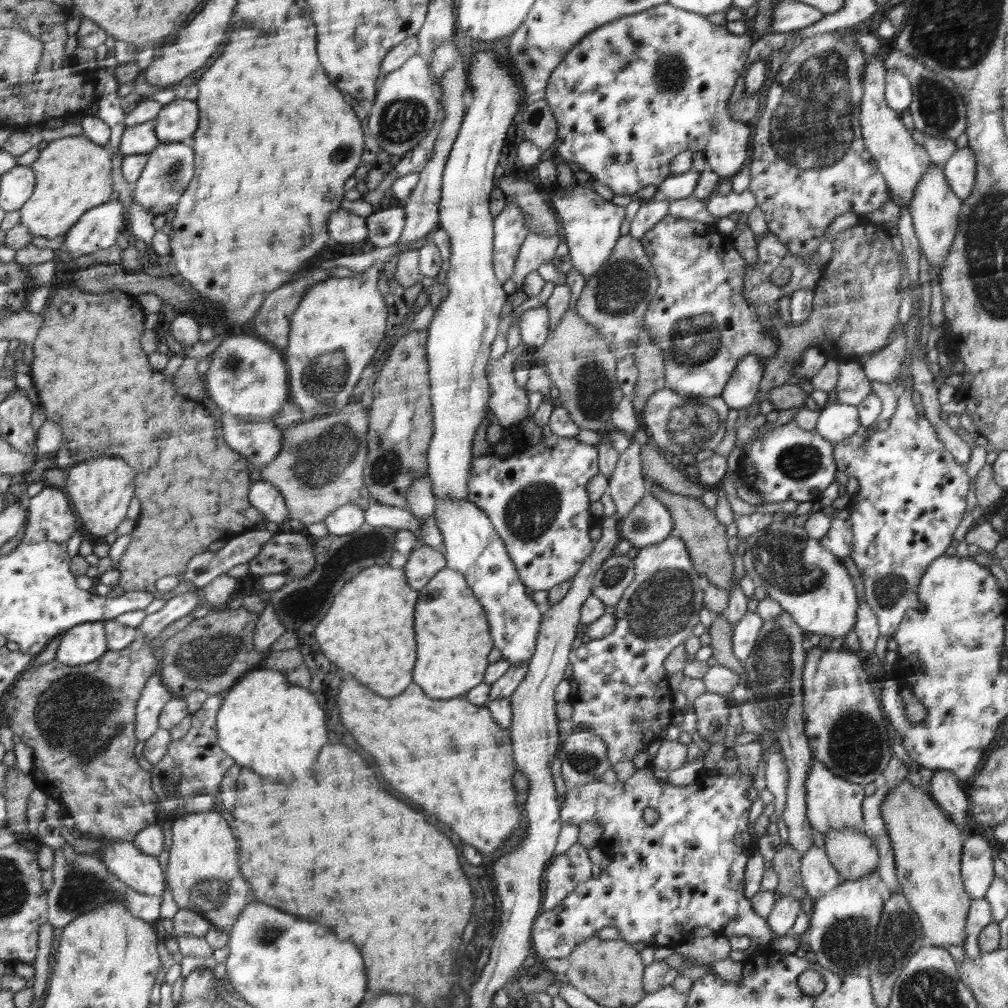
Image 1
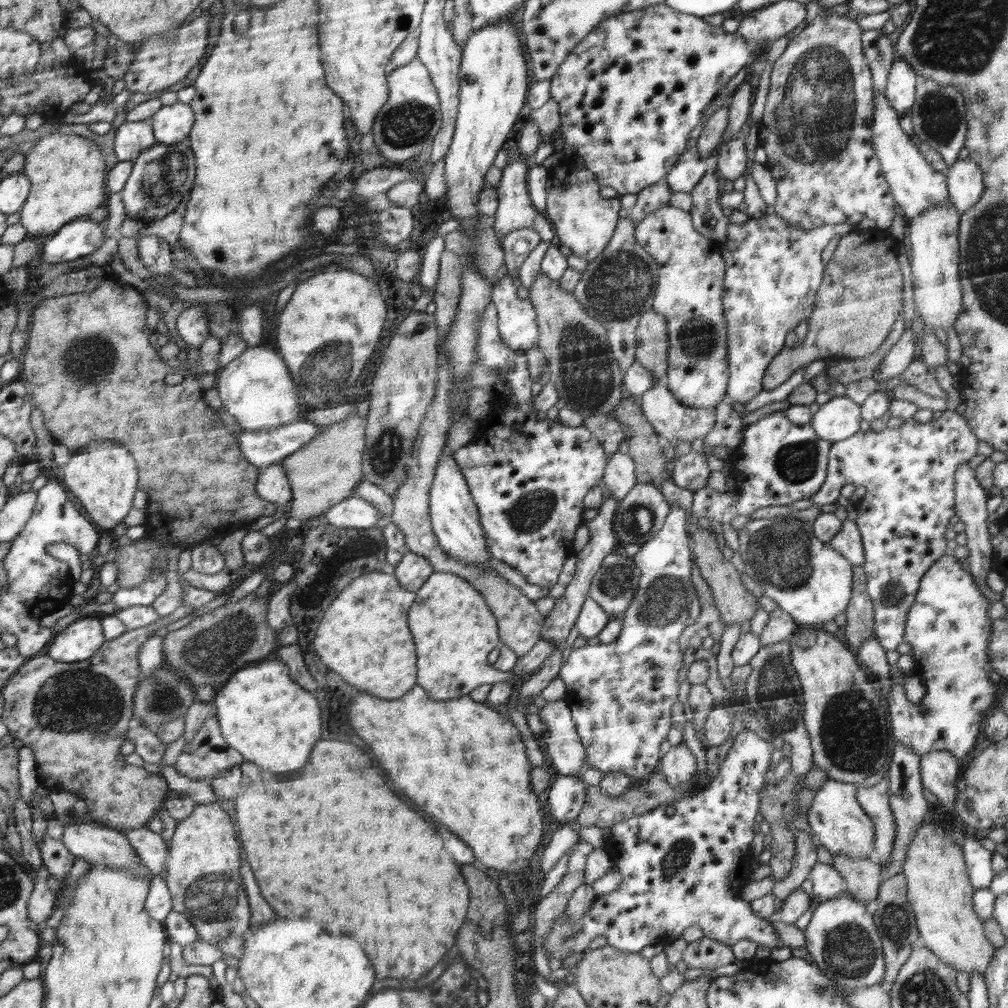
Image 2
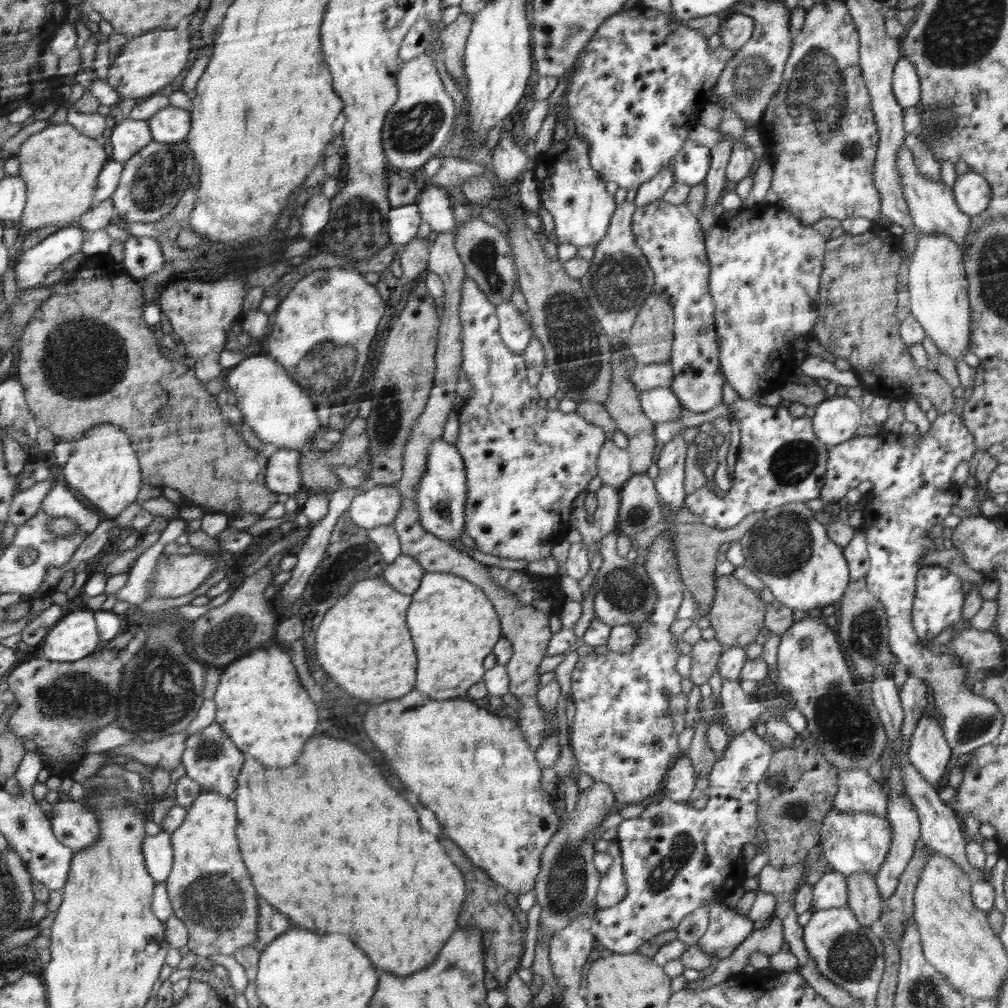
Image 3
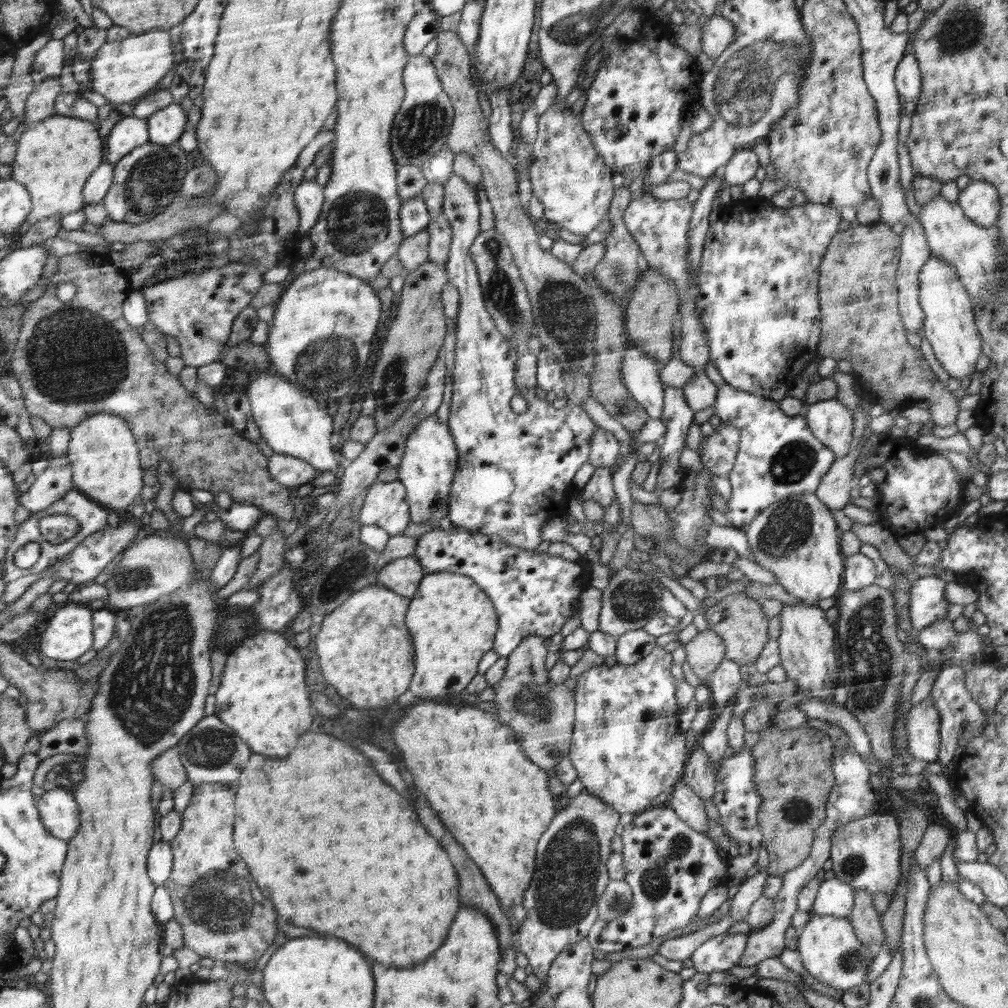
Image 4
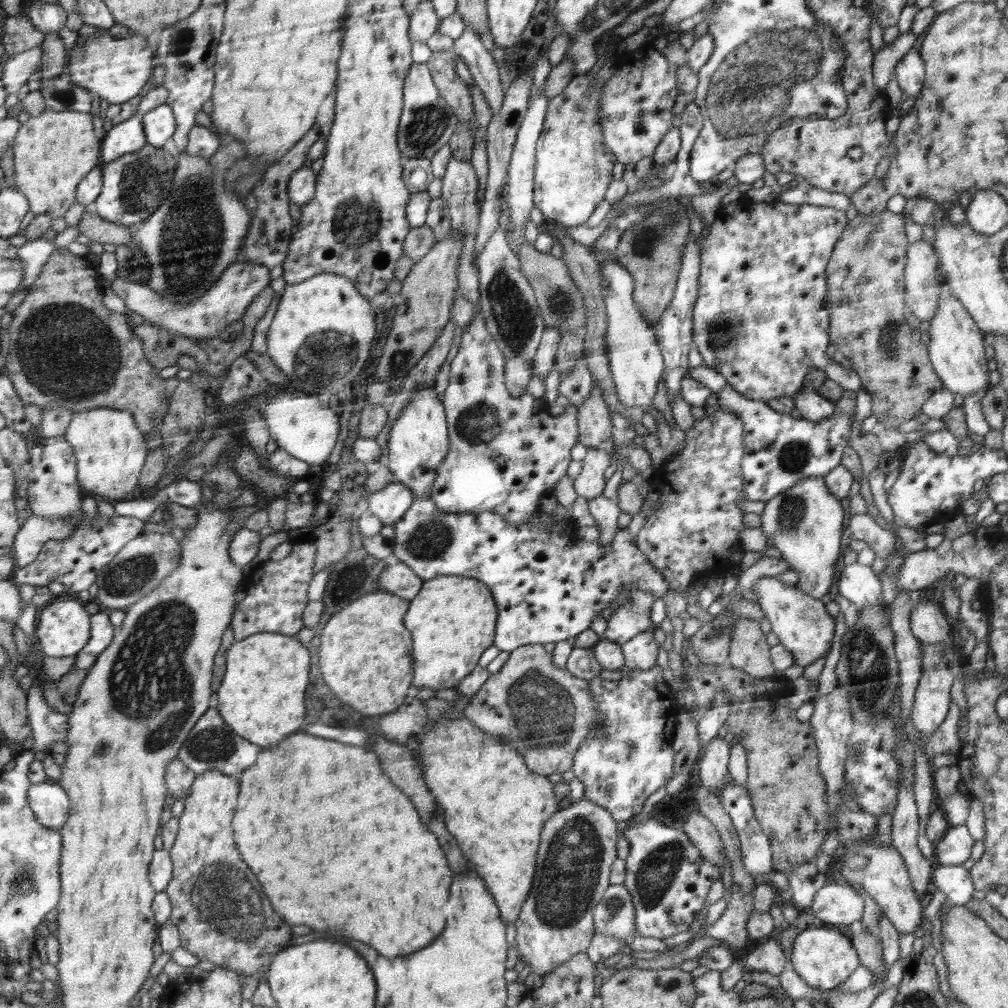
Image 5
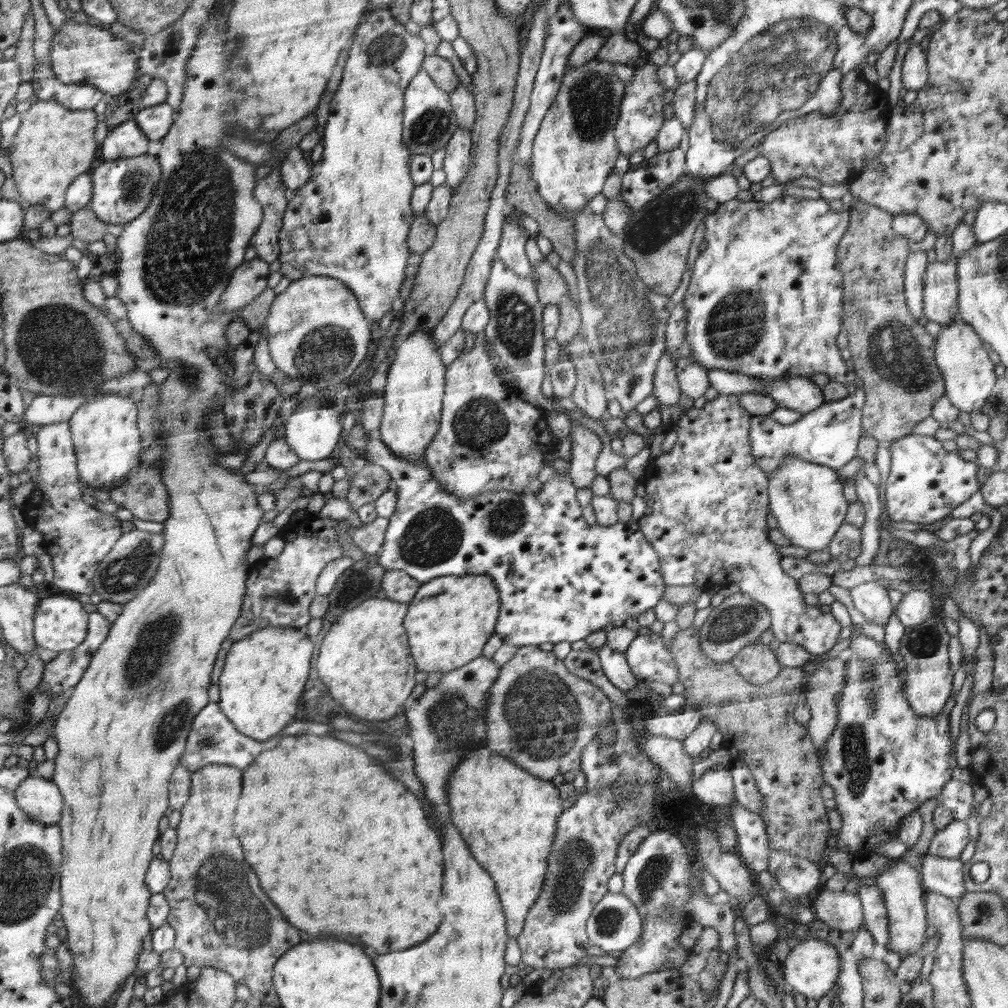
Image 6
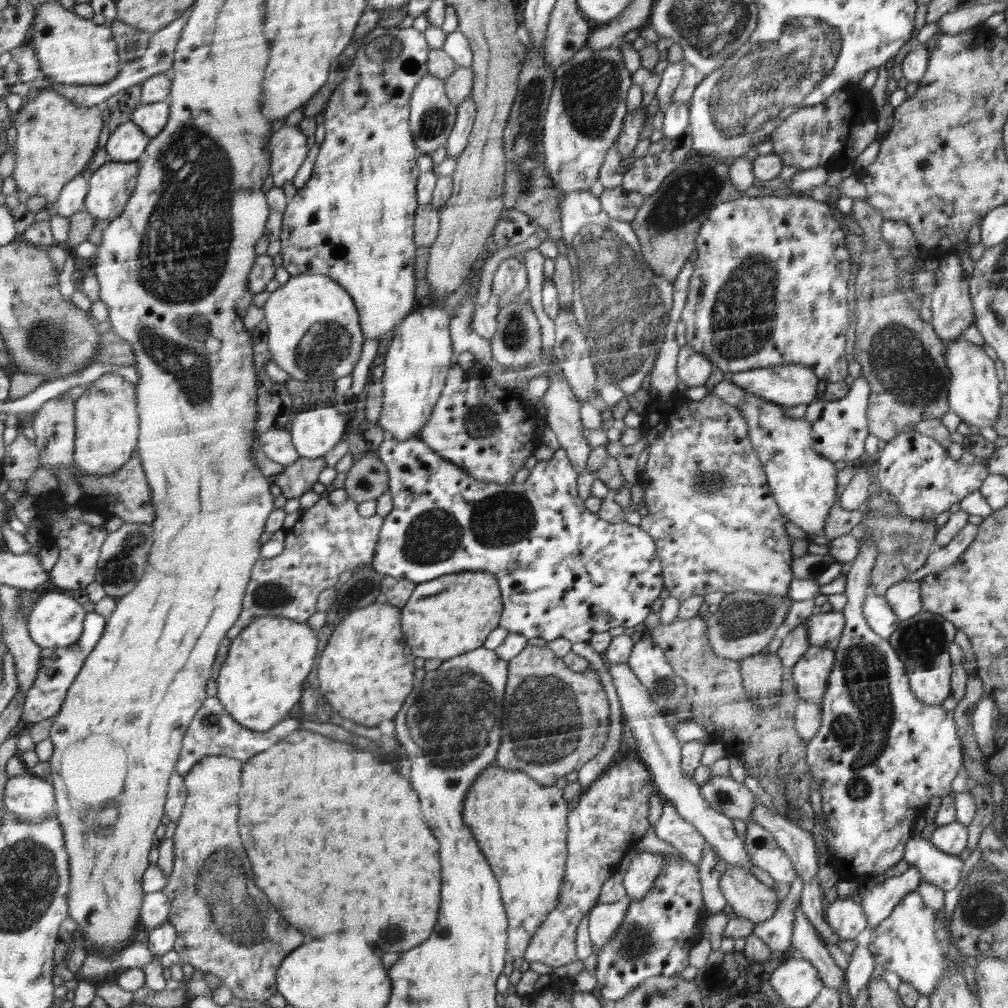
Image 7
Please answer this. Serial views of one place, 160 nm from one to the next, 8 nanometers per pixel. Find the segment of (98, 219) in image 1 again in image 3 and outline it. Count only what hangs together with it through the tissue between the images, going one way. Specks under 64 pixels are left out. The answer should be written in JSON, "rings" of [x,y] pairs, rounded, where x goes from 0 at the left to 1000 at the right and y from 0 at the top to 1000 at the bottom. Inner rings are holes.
{"rings":[[[73,222],[54,230],[54,233],[32,248],[21,249],[13,261],[18,274],[19,289],[41,285],[48,272],[54,270],[62,258],[80,250],[86,232],[87,230]]]}

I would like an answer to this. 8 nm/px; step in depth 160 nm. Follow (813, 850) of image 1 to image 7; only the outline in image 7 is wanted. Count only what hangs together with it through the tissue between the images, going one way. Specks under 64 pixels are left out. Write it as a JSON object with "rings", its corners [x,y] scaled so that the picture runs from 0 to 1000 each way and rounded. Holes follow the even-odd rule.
{"rings":[[[829,892],[818,903],[818,914],[833,930],[848,932],[853,925],[861,921],[859,905],[853,897],[842,892]]]}

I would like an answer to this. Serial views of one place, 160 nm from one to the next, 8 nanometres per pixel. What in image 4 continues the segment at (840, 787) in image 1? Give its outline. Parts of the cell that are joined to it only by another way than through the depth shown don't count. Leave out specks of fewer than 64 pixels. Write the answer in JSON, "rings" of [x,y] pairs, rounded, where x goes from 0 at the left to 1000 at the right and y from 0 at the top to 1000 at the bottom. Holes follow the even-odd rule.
{"rings":[[[868,805],[861,810],[832,819],[823,834],[828,870],[848,883],[858,881],[867,888],[871,885],[887,890],[895,868],[893,818],[888,807]]]}

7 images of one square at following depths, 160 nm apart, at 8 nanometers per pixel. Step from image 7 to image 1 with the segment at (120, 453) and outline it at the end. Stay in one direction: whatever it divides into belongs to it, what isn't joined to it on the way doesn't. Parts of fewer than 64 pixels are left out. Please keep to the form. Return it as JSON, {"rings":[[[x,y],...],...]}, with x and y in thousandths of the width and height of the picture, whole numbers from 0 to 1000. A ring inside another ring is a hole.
{"rings":[[[93,452],[68,464],[63,486],[73,500],[79,516],[87,529],[103,533],[115,526],[115,522],[125,514],[127,500],[133,492],[133,466],[121,454]]]}

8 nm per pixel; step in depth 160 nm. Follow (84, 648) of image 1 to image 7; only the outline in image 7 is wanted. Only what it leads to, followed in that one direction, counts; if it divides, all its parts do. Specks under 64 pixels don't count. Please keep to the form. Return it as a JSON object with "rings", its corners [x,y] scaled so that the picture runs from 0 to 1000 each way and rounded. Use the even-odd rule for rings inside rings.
{"rings":[[[69,587],[46,588],[32,602],[29,624],[43,643],[63,643],[79,633],[83,611],[83,603]]]}

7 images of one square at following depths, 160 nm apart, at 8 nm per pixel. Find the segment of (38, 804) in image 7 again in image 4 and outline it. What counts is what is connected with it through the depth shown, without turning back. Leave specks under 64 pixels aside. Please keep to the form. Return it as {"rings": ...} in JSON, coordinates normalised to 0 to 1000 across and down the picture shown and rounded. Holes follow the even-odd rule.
{"rings":[[[57,780],[39,792],[39,802],[46,821],[54,830],[67,835],[77,827],[79,820],[79,799],[67,782]]]}

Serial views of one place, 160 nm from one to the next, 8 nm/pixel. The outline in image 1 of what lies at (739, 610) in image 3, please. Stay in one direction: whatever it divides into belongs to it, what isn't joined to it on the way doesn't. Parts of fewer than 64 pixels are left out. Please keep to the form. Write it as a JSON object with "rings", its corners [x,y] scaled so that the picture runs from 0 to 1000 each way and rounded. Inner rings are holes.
{"rings":[[[643,478],[643,488],[651,496],[655,496],[657,500],[665,507],[667,516],[669,517],[668,528],[673,531],[683,544],[684,551],[688,555],[688,560],[691,563],[691,566],[700,571],[706,579],[712,583],[718,583],[722,588],[726,585],[726,567],[728,567],[728,558],[726,552],[720,546],[720,523],[710,513],[708,507],[701,505],[696,498],[685,492],[673,491],[655,484],[648,478]]]}

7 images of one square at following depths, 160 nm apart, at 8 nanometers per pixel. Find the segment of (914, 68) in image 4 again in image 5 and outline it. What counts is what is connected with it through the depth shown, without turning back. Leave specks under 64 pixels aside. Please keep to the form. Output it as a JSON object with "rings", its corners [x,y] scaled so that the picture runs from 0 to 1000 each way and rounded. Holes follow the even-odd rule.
{"rings":[[[903,51],[887,66],[887,73],[897,95],[910,95],[918,82],[918,63],[912,52]]]}

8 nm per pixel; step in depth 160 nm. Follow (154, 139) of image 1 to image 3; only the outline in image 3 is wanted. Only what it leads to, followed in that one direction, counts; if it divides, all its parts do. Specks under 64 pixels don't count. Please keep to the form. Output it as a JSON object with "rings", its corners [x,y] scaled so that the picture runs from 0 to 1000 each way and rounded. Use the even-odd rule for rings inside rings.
{"rings":[[[126,115],[112,127],[107,143],[110,159],[125,162],[152,140],[146,119],[131,119]]]}

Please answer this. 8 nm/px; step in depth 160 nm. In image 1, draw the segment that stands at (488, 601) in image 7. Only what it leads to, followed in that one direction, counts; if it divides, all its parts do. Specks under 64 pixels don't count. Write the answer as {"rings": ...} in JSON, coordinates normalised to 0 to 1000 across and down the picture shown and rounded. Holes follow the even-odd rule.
{"rings":[[[444,563],[434,567],[416,587],[419,587],[419,595],[415,595],[415,615],[411,615],[411,623],[415,623],[415,663],[411,663],[411,679],[419,679],[423,688],[427,688],[425,691],[430,693],[461,691],[480,677],[482,663],[485,663],[484,649],[491,642],[481,604],[465,582],[461,569]]]}

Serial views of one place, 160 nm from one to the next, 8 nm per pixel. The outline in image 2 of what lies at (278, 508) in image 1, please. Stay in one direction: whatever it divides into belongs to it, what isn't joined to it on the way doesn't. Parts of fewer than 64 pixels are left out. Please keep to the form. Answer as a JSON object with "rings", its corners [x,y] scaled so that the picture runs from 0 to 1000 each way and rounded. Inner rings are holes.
{"rings":[[[278,459],[269,460],[259,467],[255,485],[256,492],[259,492],[260,496],[264,496],[264,498],[270,498],[275,502],[286,502],[289,498],[288,477]]]}

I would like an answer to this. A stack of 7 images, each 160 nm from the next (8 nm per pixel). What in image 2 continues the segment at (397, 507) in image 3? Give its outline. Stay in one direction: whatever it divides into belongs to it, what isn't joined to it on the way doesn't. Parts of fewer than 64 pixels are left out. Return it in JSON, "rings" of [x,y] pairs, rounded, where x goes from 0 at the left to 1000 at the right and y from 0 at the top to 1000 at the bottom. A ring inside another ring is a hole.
{"rings":[[[351,491],[326,504],[318,518],[333,524],[367,524],[378,518],[378,510],[373,501]]]}

